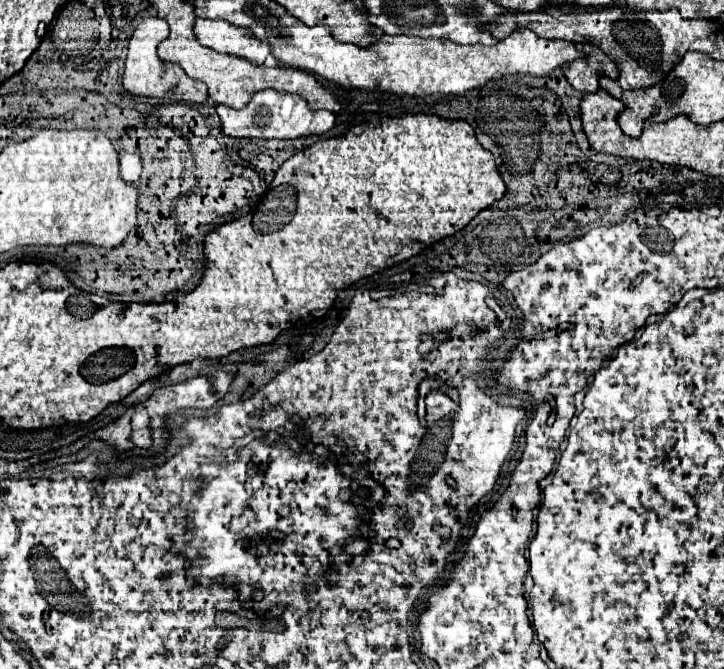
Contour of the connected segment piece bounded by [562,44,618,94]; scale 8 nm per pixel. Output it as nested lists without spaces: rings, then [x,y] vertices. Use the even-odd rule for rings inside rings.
[[[576,44],[578,52],[584,52],[586,58],[572,60],[568,62],[562,70],[572,88],[576,88],[582,94],[592,94],[598,90],[598,80],[600,76],[608,76],[612,80],[618,80],[618,68],[616,64],[600,52],[598,46],[594,44]]]

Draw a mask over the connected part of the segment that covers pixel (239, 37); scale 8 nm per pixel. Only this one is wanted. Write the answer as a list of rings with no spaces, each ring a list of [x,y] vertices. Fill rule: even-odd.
[[[196,18],[194,32],[202,46],[212,48],[216,52],[248,58],[254,64],[264,64],[266,56],[270,54],[268,44],[256,40],[248,30],[236,28],[224,20]]]

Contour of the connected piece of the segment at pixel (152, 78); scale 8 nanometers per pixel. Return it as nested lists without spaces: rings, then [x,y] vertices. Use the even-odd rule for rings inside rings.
[[[148,16],[138,24],[138,28],[134,30],[130,44],[128,44],[128,56],[126,56],[126,64],[124,64],[124,76],[122,76],[124,90],[128,90],[128,94],[132,94],[132,96],[154,96],[154,98],[180,100],[180,102],[190,102],[190,104],[206,102],[206,98],[208,98],[206,84],[186,76],[186,72],[180,66],[162,62],[158,58],[156,46],[158,46],[158,42],[168,38],[168,34],[170,32],[168,32],[166,20],[162,20],[158,16]]]

